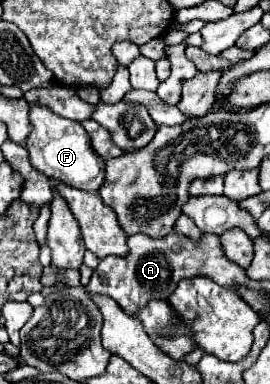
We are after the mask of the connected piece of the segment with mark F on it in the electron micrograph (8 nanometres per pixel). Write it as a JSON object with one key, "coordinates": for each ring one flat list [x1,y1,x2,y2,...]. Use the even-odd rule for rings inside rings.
{"coordinates":[[31,106,29,118,33,124,31,134,27,136,25,148,29,150,29,160,31,164,41,170,45,176,65,182,67,186,75,186,87,192,97,192,99,186,103,184,103,170,105,170,105,160,95,154,91,146,91,138,83,130,83,126,75,120,57,116,51,112,47,106]]}

